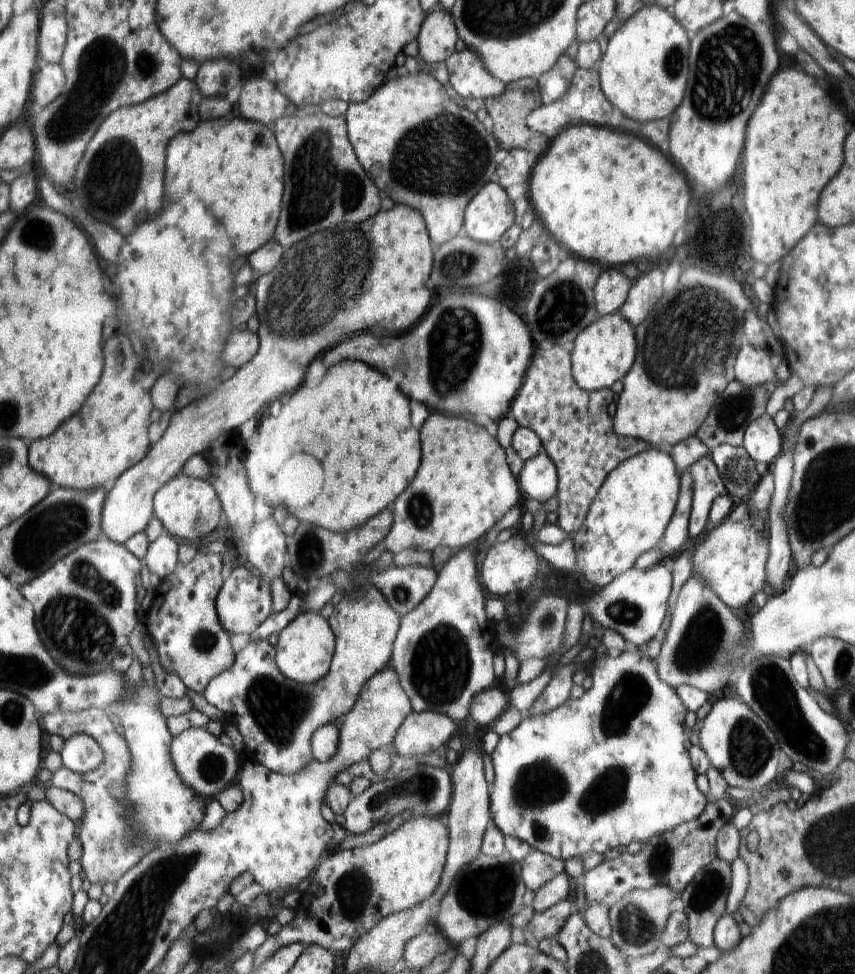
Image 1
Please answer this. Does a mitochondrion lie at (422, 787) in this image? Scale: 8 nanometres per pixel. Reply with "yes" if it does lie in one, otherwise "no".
yes

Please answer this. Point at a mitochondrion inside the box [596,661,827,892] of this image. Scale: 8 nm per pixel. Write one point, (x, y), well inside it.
(631, 693)

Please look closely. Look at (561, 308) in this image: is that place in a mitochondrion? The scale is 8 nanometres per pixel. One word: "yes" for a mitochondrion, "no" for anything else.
yes

